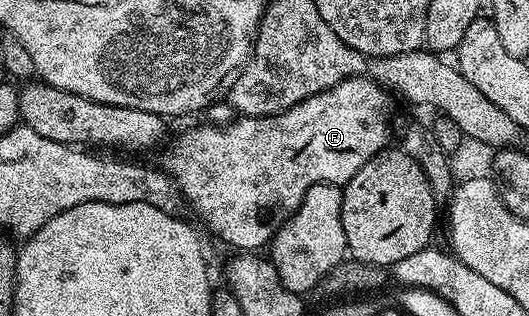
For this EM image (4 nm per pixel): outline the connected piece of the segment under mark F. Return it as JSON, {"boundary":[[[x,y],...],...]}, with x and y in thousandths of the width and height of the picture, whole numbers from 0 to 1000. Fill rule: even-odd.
{"boundary":[[[667,241],[605,297],[590,297],[590,310],[520,367],[450,367],[437,377],[435,389],[418,399],[389,386],[384,389],[384,405],[359,405],[353,418],[340,421],[329,446],[325,446],[327,440],[319,446],[319,456],[323,453],[321,484],[314,494],[310,532],[344,604],[344,630],[355,658],[361,658],[423,769],[437,772],[442,791],[495,791],[518,756],[527,715],[563,661],[567,639],[578,623],[590,589],[599,582],[652,589],[677,547],[681,525],[688,525],[705,494],[735,459],[730,453],[737,443],[737,316],[741,320],[739,294],[718,275],[698,241]]]}

